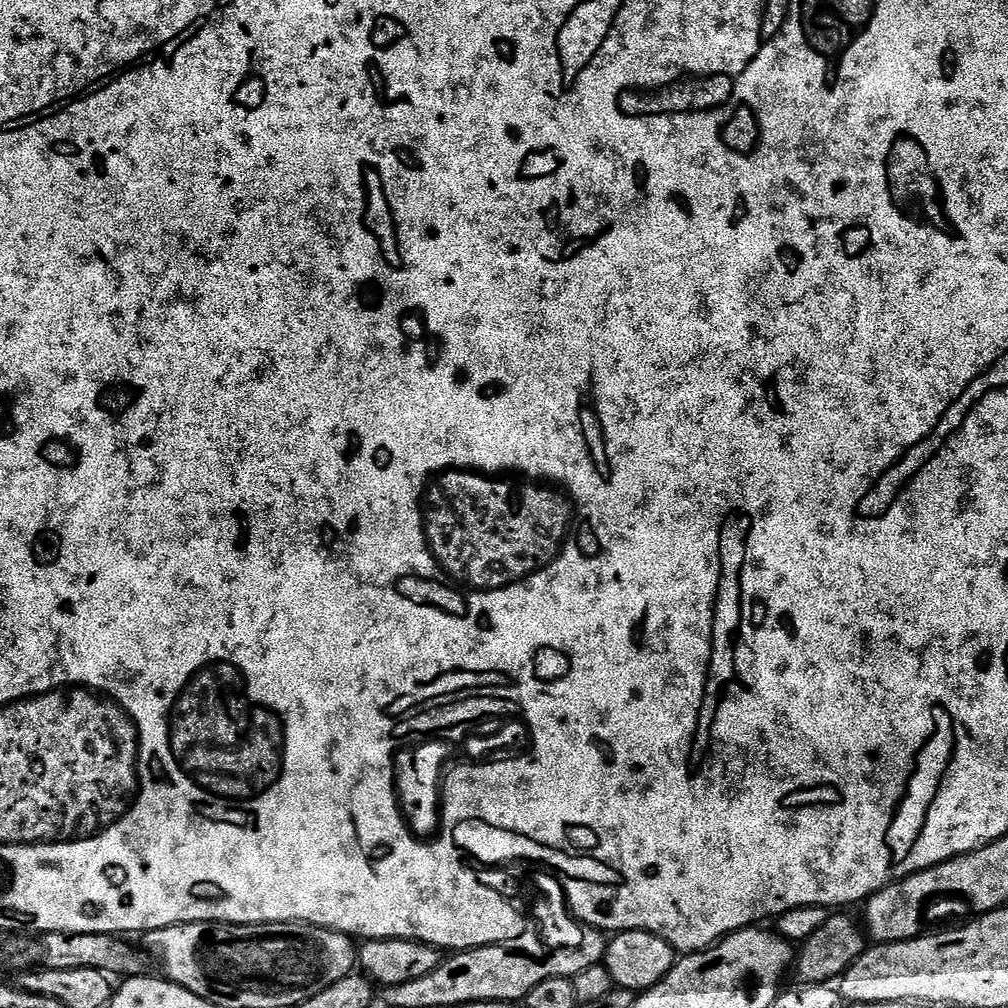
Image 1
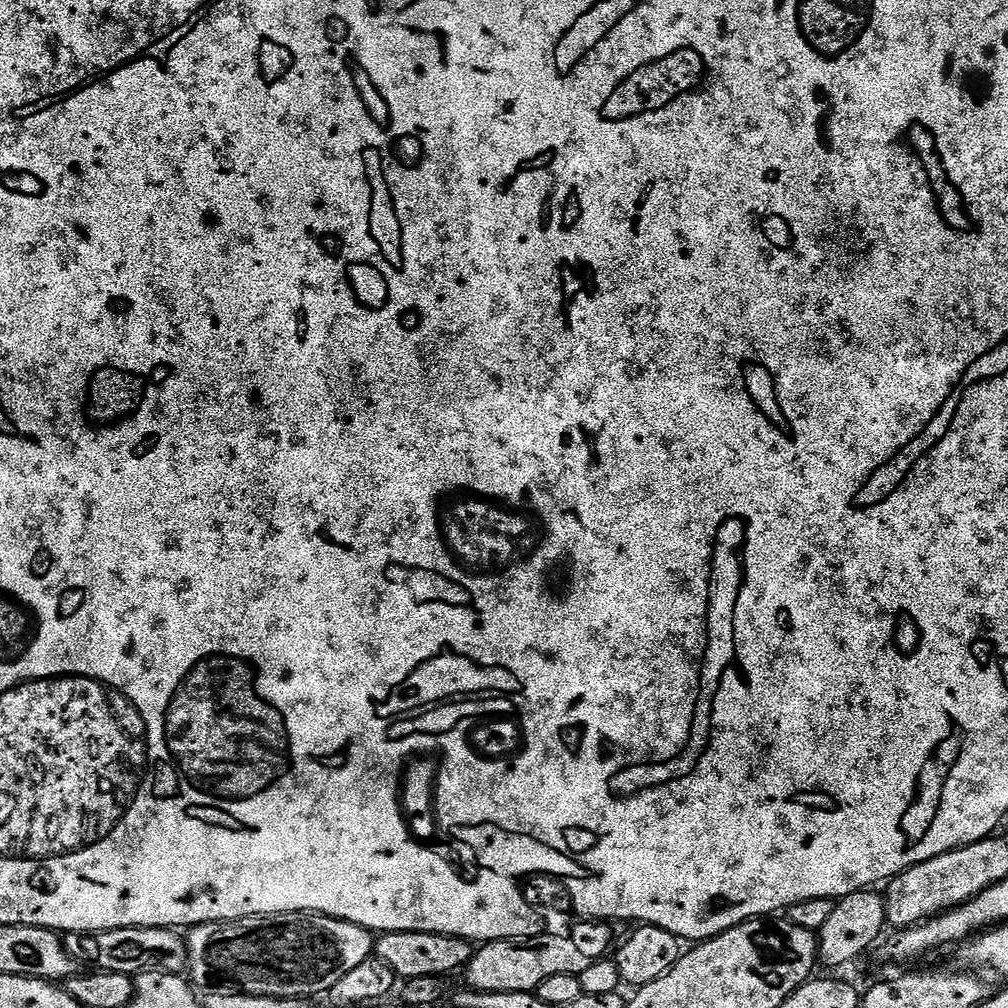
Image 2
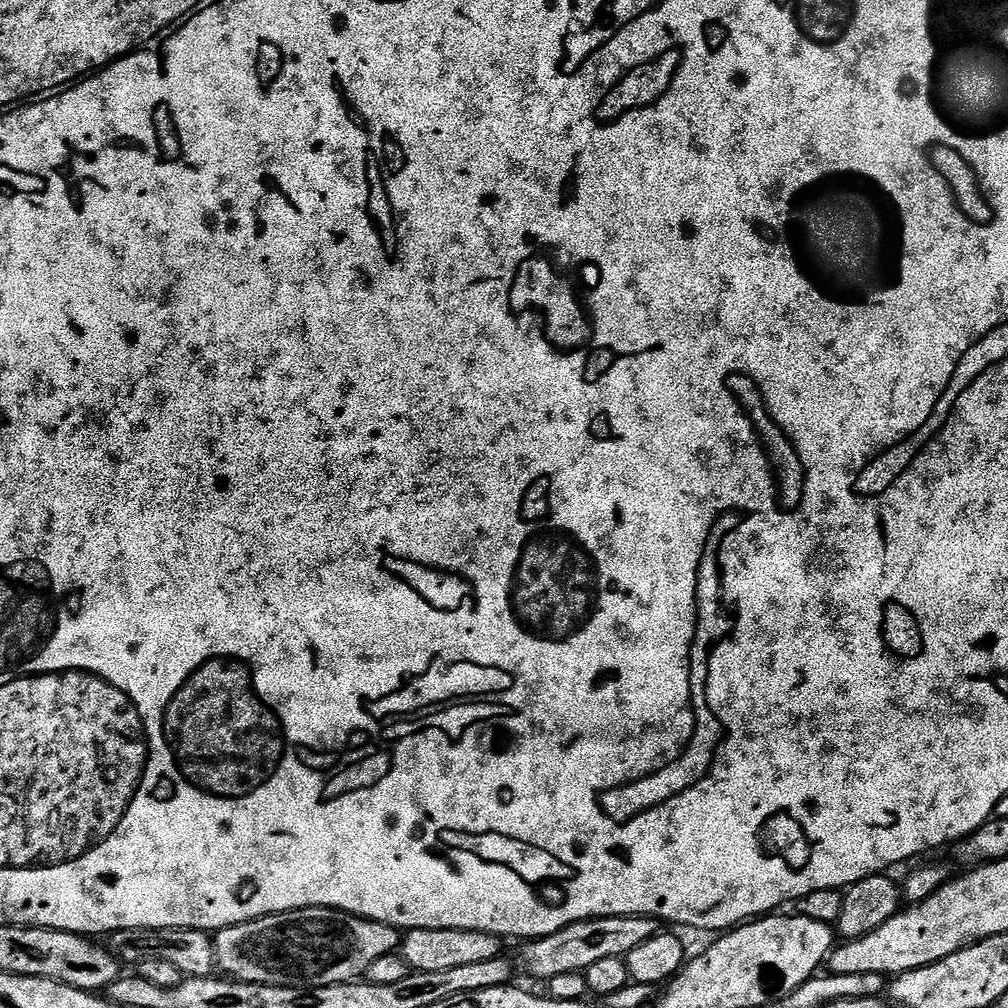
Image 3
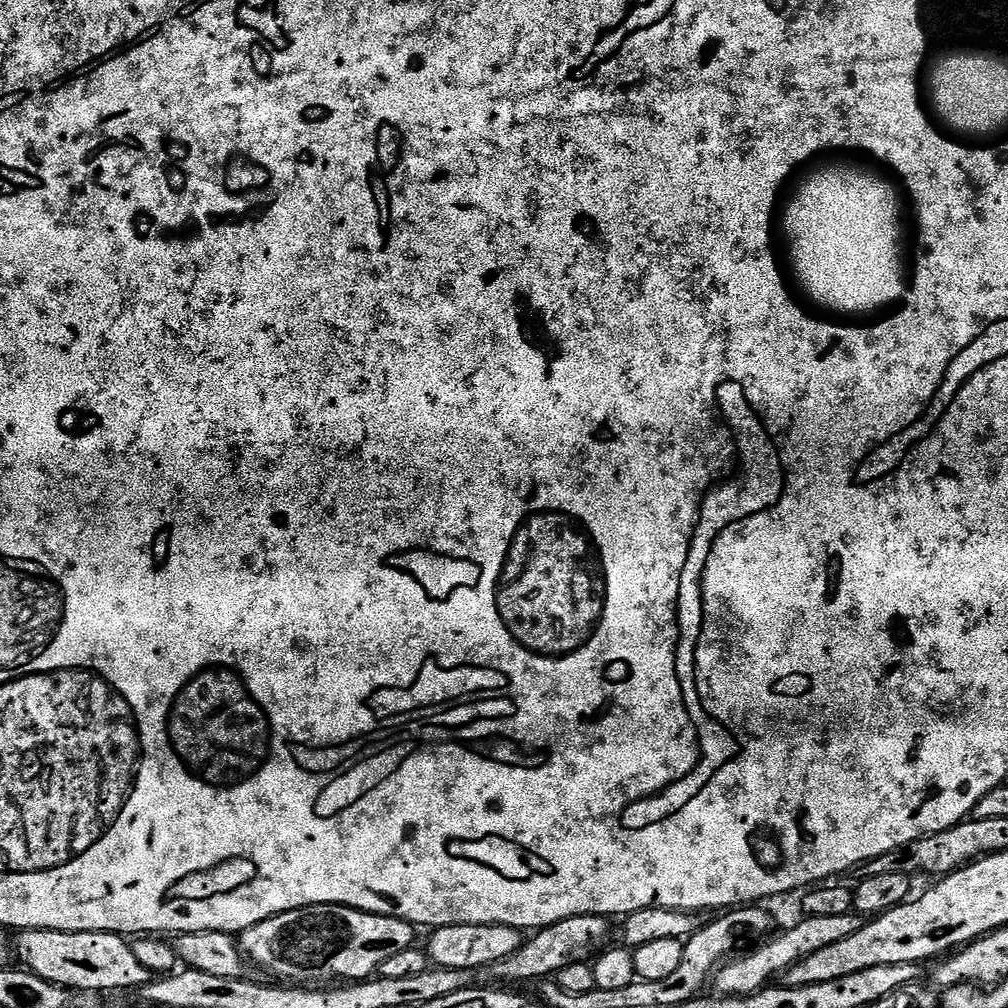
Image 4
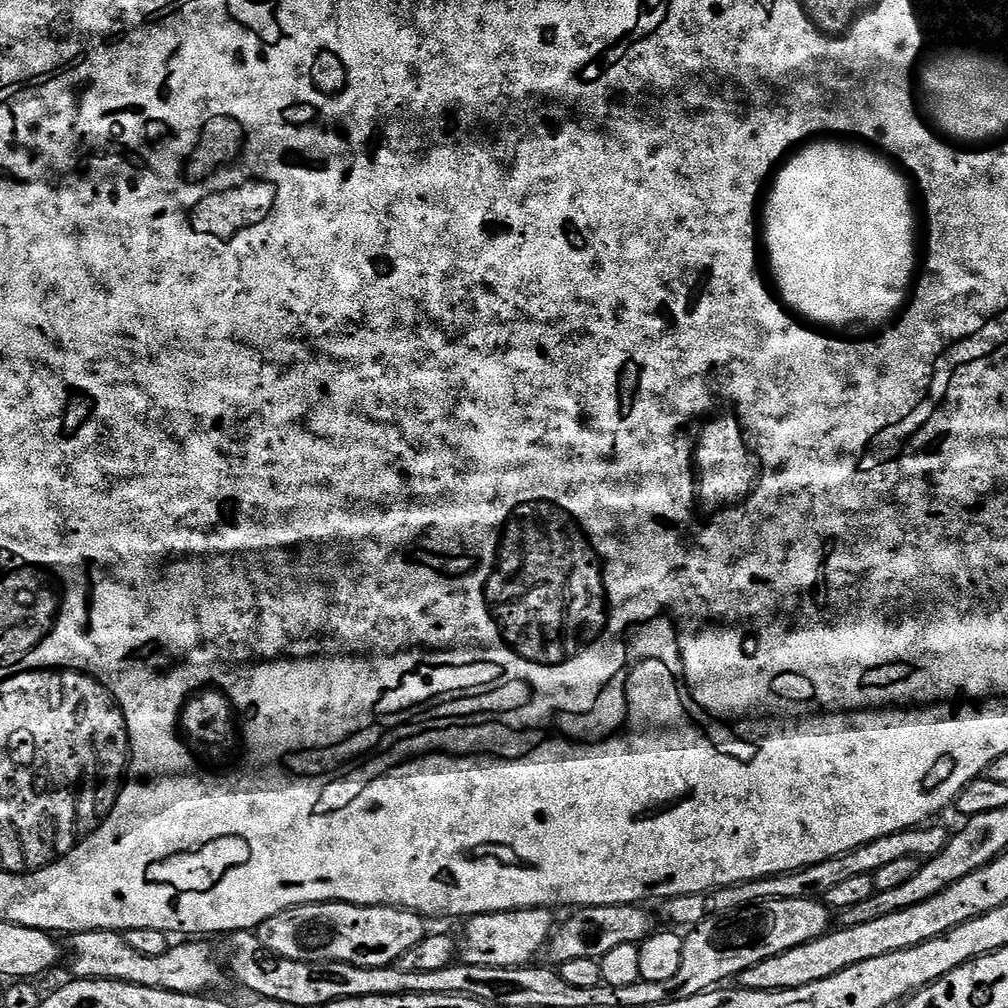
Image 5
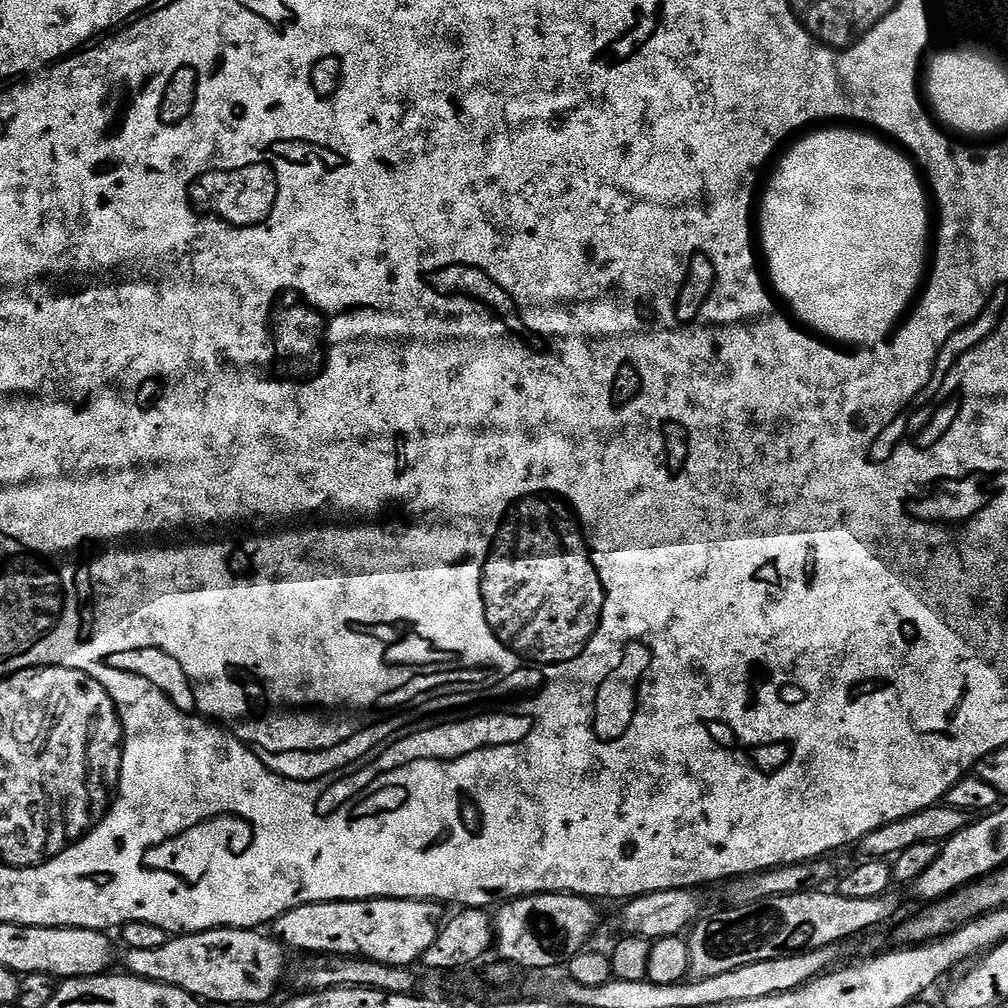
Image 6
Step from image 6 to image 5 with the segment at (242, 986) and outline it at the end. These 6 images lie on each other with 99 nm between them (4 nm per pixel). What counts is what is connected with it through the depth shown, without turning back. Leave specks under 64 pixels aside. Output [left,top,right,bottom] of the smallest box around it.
[71,932,226,994]

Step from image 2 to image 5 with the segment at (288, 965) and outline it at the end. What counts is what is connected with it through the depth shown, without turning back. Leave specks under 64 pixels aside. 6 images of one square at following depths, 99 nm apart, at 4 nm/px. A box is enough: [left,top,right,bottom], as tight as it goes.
[258,902,425,968]

